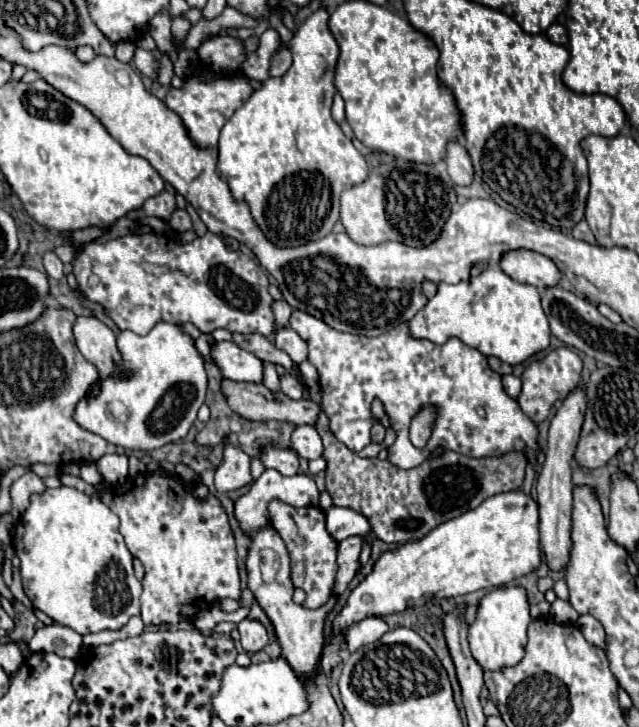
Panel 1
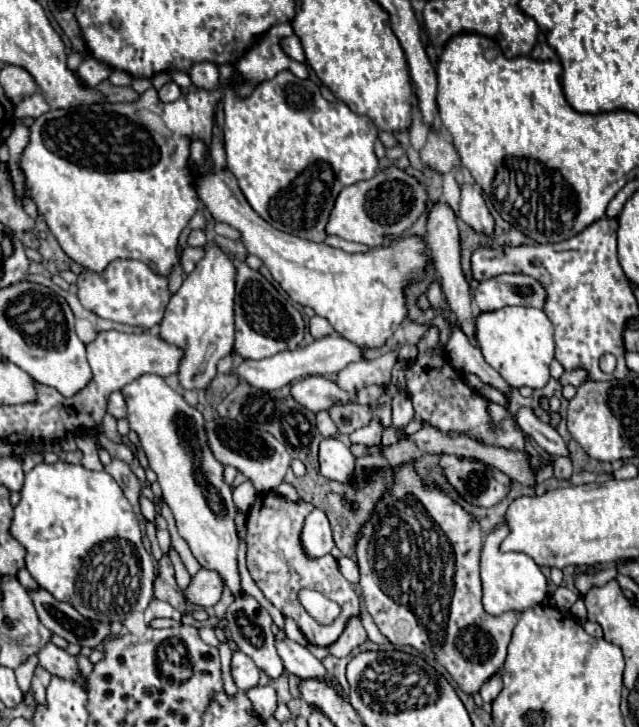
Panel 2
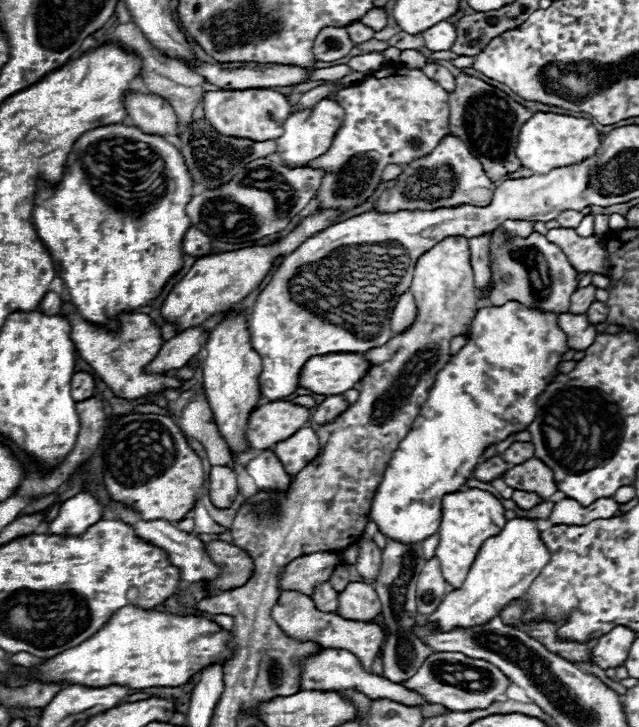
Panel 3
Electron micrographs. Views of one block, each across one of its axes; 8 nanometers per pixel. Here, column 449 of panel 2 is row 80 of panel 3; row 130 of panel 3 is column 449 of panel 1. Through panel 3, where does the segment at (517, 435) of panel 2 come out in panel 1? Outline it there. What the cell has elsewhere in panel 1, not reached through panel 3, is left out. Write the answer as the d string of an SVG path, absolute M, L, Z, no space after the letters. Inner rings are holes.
M300 310L292 312L290 328L308 344L308 362L320 374L322 410L330 418L332 434L350 450L362 450L372 442L370 404L378 396L390 416L390 426L396 430L396 442L388 448L388 462L398 468L408 470L422 464L432 448L438 446L472 458L502 456L504 452L516 450L524 452L536 464L536 424L506 394L500 374L488 368L486 356L462 340L452 336L444 344L434 344L422 338L408 338L408 322L382 336L368 338L330 328L324 320ZM426 404L438 408L438 420L428 444L414 448L408 438L408 426L412 416Z

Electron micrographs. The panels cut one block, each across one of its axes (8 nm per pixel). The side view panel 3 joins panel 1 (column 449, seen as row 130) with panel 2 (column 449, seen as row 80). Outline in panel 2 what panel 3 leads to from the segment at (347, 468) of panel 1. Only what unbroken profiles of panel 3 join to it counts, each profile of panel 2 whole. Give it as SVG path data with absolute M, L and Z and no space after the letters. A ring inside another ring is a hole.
M440 456L440 468L454 490L472 506L494 506L510 492L512 480L504 472L488 468L478 460L464 462L458 456Z

